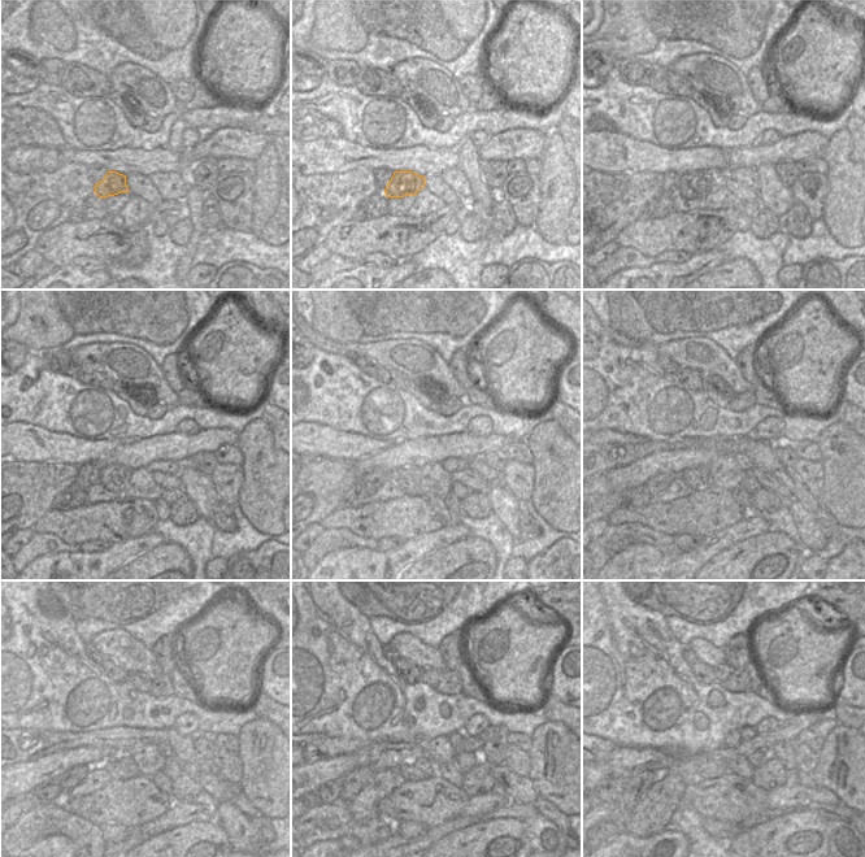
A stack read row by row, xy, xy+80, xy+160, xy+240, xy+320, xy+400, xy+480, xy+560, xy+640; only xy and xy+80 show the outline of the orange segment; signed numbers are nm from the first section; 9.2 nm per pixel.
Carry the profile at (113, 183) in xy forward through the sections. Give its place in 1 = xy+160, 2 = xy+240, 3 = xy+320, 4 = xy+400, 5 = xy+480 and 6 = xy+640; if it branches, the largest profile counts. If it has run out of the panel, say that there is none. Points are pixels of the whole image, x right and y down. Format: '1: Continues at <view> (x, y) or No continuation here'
1: Continues at xy+160 (694, 185)
2: Continues at xy+240 (114, 478)
3: Continues at xy+320 (407, 478)
4: Continues at xy+400 (699, 478)
5: Continues at xy+480 (118, 764)
6: Continues at xy+640 (712, 768)

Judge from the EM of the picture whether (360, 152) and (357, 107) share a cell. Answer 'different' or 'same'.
different

